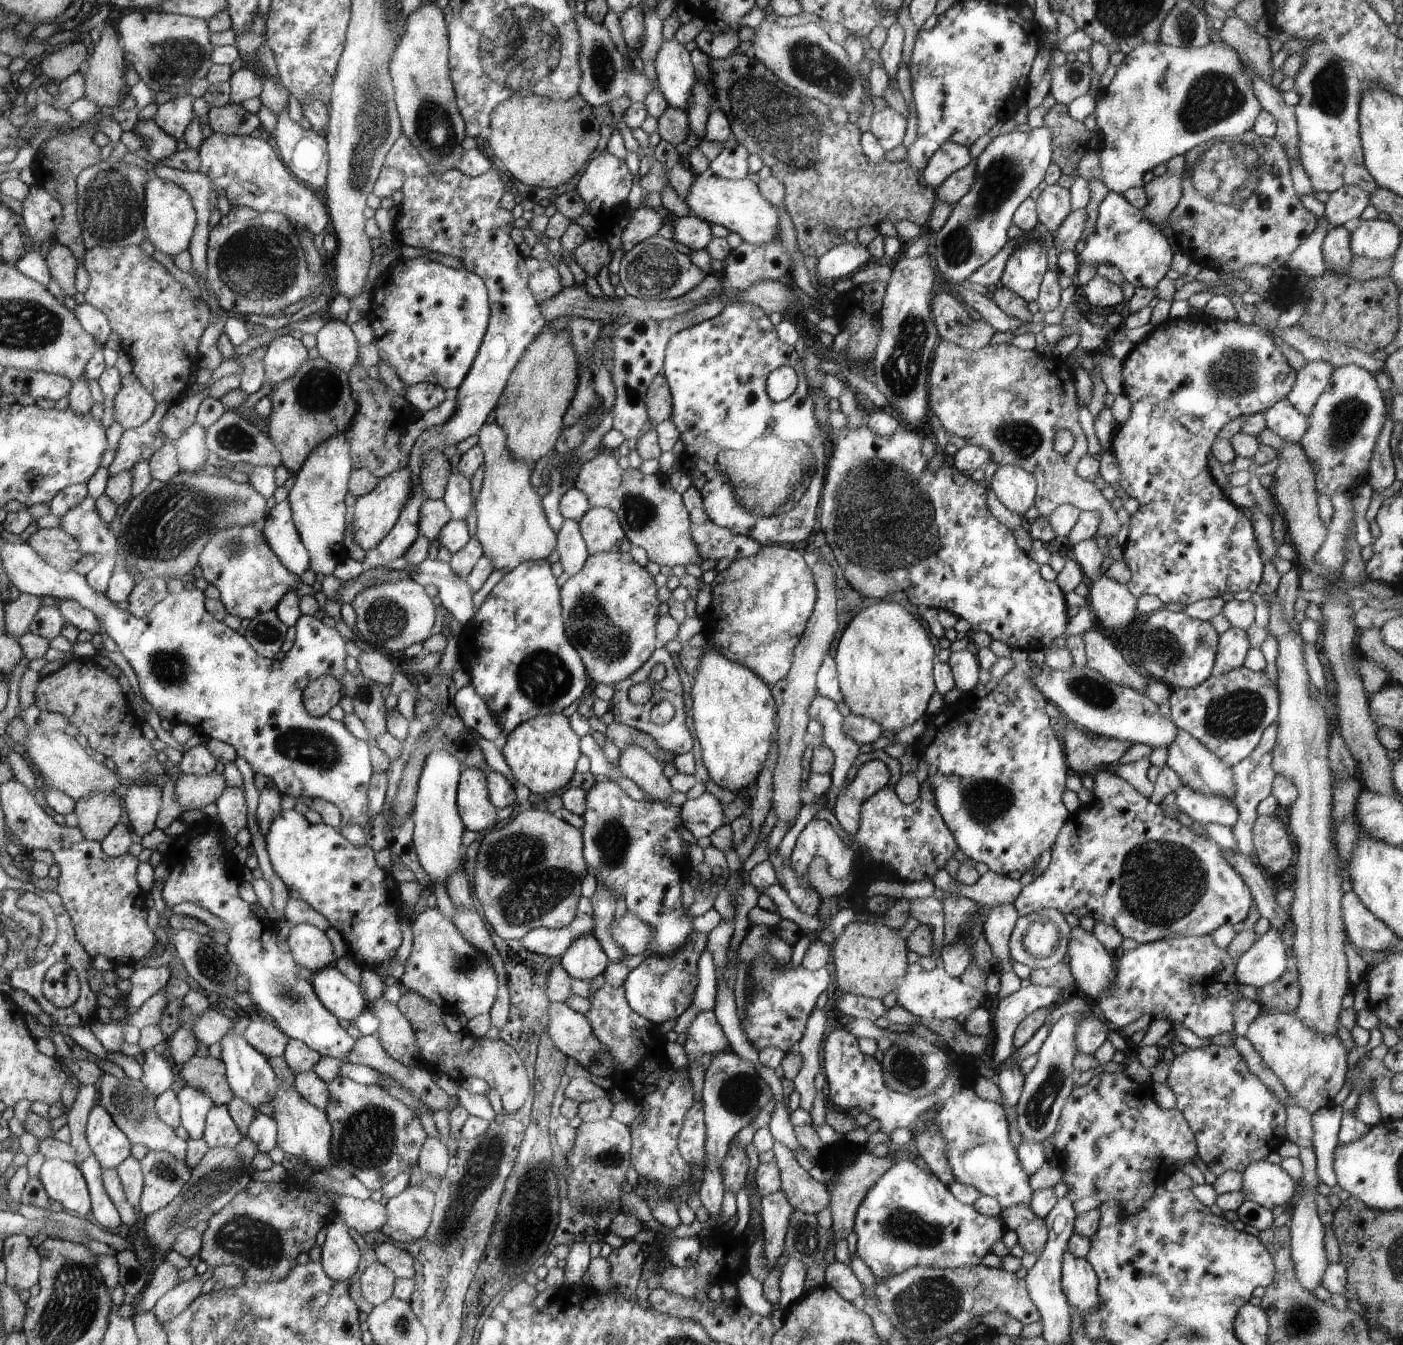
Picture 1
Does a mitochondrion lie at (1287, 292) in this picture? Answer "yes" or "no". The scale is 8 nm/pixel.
no

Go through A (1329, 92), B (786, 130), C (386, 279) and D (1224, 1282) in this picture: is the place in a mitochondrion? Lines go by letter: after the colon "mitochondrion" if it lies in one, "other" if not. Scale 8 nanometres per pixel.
A: mitochondrion
B: mitochondrion
C: other
D: other

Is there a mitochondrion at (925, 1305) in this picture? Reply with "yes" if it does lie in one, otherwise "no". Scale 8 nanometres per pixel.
yes

